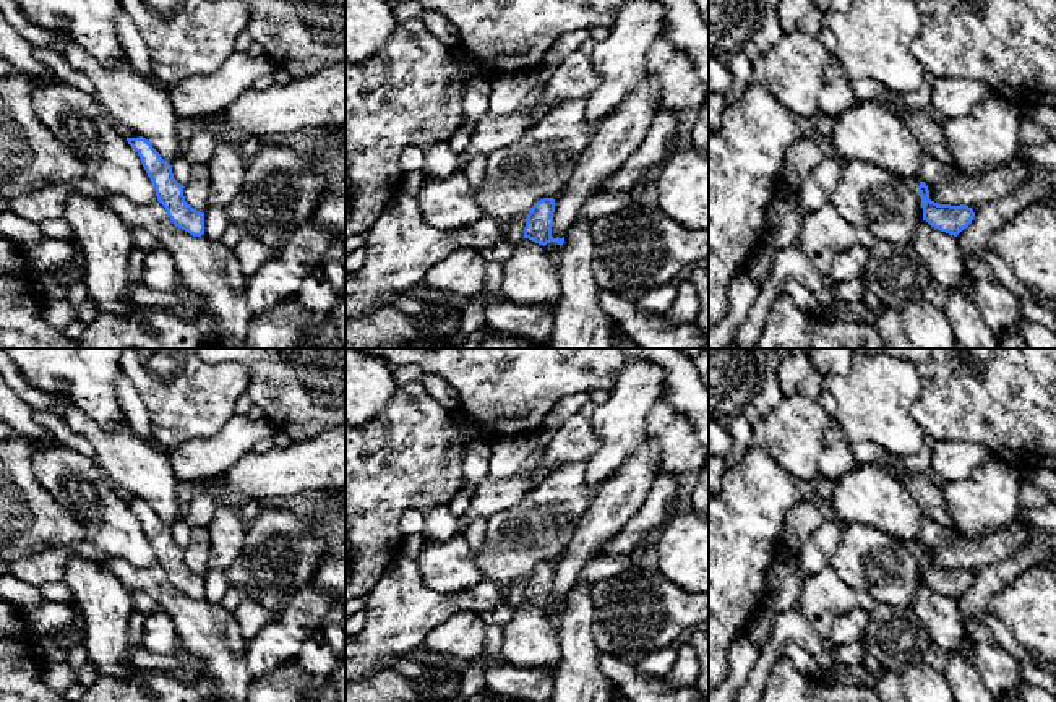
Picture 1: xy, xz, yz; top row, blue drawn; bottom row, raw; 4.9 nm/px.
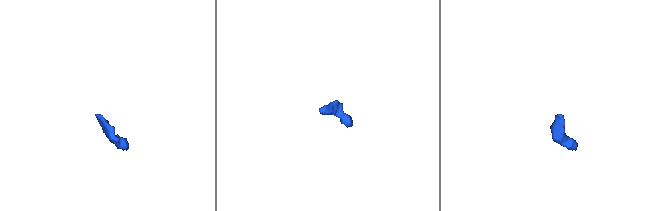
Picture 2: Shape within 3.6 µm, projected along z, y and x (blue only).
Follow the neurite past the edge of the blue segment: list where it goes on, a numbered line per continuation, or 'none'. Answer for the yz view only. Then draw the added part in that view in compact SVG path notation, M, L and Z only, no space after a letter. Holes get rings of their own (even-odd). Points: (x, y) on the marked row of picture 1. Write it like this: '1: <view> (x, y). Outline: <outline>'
none

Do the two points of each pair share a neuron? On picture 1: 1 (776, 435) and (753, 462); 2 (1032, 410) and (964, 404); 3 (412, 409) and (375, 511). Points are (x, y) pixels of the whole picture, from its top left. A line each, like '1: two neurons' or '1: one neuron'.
1: two neurons
2: one neuron
3: one neuron

